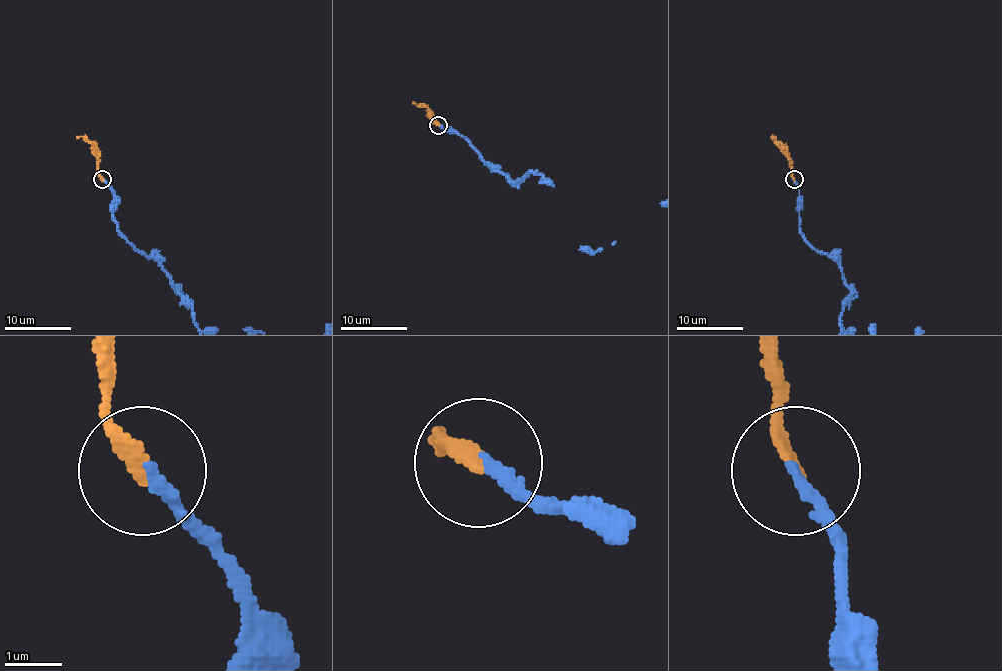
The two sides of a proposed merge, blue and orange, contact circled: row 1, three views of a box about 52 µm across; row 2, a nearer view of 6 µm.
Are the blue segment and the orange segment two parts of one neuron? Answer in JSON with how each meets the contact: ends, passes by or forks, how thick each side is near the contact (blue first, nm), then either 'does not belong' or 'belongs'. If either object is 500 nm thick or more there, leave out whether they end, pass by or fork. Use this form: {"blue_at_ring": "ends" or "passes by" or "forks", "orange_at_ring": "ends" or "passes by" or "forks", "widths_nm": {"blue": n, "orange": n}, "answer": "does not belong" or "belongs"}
{"blue_at_ring": "ends", "orange_at_ring": "ends", "widths_nm": {"blue": 220, "orange": 240}, "answer": "belongs"}

